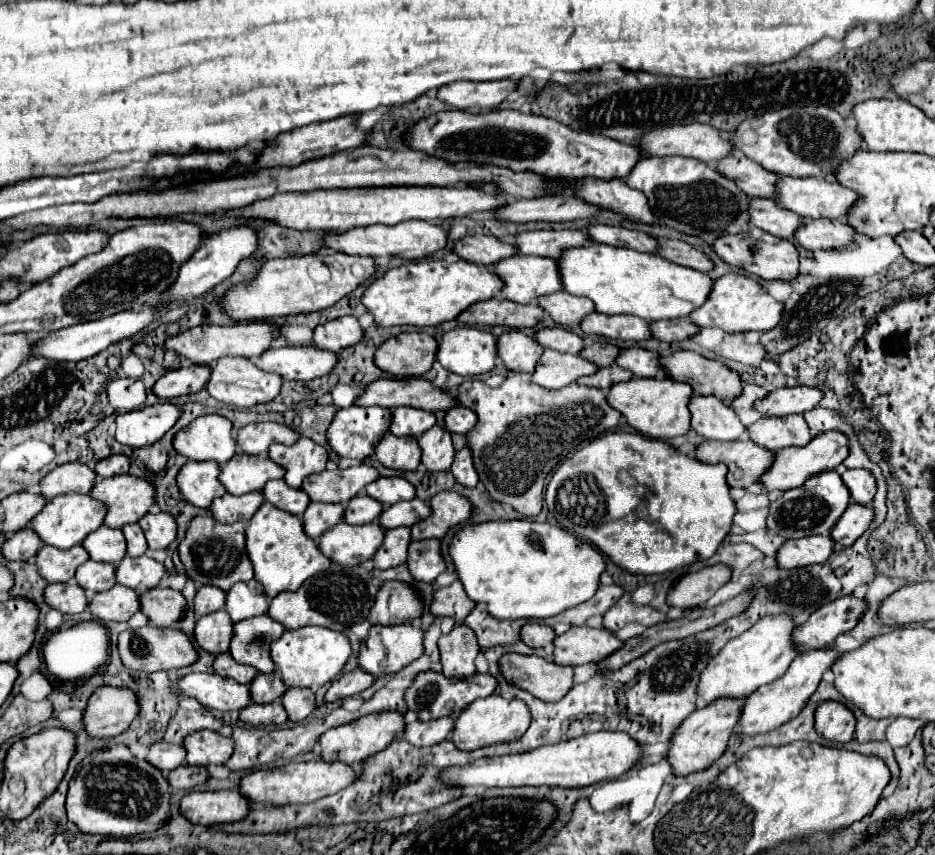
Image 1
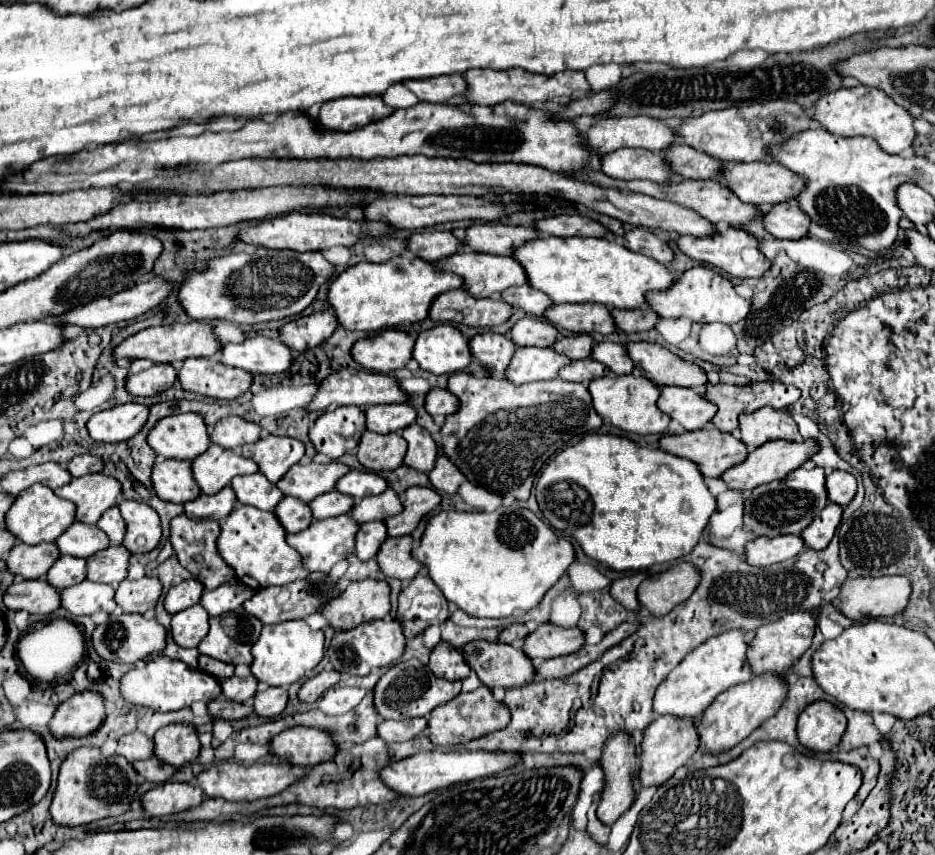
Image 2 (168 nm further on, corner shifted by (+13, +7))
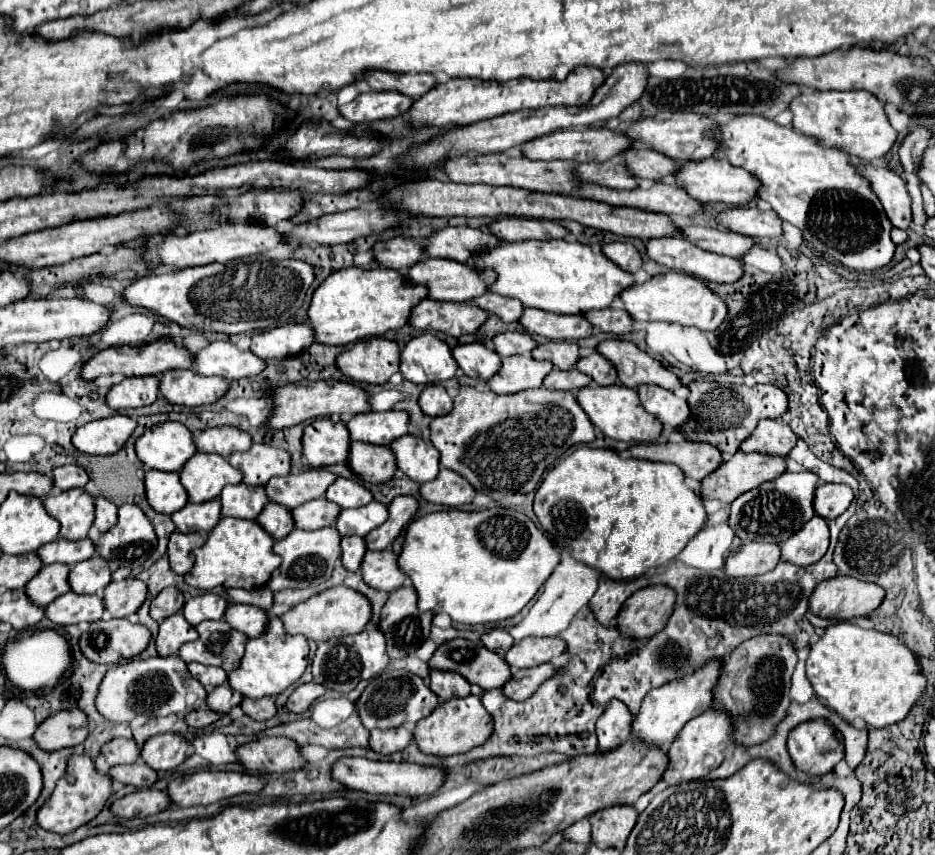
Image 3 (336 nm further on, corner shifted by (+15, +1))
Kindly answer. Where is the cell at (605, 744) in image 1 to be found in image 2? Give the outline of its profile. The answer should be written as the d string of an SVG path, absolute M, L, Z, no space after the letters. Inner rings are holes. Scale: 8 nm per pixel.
M437 750L417 752L413 756L407 756L403 760L391 762L385 768L381 768L379 780L383 780L383 784L387 784L387 788L391 788L397 794L423 796L427 792L447 788L455 782L469 782L469 780L499 774L499 772L507 770L509 766L515 766L519 762L521 762L519 754L515 754L515 752L501 752L501 754L493 754L493 752L485 752L485 750L475 750L475 752L437 752Z

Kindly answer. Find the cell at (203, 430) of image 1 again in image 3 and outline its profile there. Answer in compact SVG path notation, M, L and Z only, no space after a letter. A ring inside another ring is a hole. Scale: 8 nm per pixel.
M181 422L157 424L135 442L139 460L163 472L179 472L181 466L197 452L191 430Z

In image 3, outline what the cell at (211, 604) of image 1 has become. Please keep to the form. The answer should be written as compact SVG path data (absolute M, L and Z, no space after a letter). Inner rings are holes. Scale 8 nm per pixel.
M165 588L159 592L159 596L151 602L151 618L157 622L163 622L171 614L177 614L183 610L185 596L179 588Z

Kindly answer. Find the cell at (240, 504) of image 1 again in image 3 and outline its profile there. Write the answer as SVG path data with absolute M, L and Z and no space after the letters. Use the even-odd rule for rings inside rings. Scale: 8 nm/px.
M209 500L203 504L187 504L179 512L171 514L177 530L181 532L211 532L221 520L221 500Z

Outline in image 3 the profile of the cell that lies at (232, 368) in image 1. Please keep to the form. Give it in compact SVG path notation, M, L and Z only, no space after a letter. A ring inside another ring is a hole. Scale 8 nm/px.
M169 370L161 378L161 394L179 406L203 406L213 404L229 392L225 378L203 376L193 370Z

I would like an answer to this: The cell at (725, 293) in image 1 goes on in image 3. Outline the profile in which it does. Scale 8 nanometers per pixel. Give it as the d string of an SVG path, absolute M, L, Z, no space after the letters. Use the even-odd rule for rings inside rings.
M667 272L661 276L651 278L645 284L635 284L625 294L621 294L625 308L635 320L661 320L661 322L675 322L681 326L695 326L699 330L717 330L727 318L727 304L711 290L707 284L691 274L685 272Z

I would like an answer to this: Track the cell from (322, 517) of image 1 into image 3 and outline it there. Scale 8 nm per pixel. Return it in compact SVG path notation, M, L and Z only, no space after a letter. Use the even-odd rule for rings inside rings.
M269 502L269 504L265 506L265 510L257 516L257 522L259 522L259 524L263 526L263 530L269 532L275 540L285 538L285 536L295 528L291 510L287 510L287 508L281 506L281 504L275 504L275 502Z

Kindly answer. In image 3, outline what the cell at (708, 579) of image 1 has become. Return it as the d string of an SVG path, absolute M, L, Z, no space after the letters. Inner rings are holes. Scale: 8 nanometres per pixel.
M647 586L637 590L621 608L617 616L617 628L631 638L651 638L673 614L677 594L669 586Z

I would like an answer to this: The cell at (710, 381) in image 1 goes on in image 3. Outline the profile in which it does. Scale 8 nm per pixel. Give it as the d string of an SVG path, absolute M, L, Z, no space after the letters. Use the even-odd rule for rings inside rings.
M605 340L597 346L597 352L601 352L615 364L623 386L637 388L641 384L657 384L667 390L675 390L681 386L681 380L671 370L661 366L633 342Z

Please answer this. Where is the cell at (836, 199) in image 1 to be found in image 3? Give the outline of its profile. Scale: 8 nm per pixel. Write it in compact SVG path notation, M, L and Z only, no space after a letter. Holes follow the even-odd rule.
M707 158L701 162L687 162L681 166L681 172L677 172L675 182L701 202L707 202L707 204L709 202L723 202L727 206L751 204L757 198L759 188L761 188L761 180L755 174L751 174L739 166L733 166L725 158Z

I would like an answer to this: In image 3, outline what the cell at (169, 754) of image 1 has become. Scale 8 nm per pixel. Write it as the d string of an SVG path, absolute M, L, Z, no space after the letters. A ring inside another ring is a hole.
M115 738L111 742L107 742L103 746L103 754L107 758L107 762L111 766L117 766L117 764L133 764L139 760L141 756L141 748L137 746L137 742L131 738Z

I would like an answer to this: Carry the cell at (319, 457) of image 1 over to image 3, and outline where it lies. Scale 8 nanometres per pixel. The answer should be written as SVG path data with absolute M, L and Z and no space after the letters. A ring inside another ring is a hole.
M253 444L247 452L231 454L229 464L243 472L245 484L263 486L271 478L287 476L291 472L291 454L283 448Z

